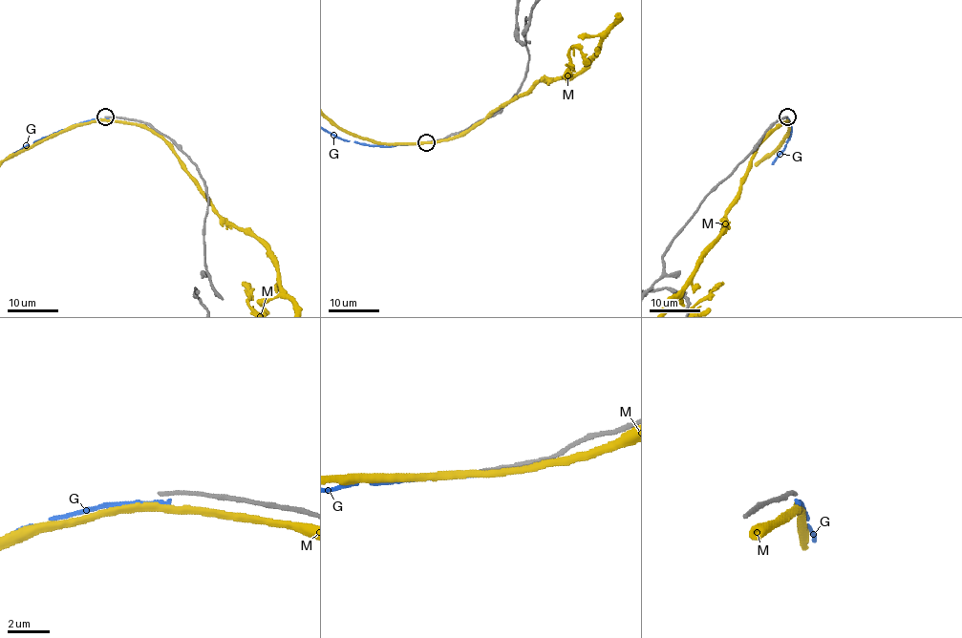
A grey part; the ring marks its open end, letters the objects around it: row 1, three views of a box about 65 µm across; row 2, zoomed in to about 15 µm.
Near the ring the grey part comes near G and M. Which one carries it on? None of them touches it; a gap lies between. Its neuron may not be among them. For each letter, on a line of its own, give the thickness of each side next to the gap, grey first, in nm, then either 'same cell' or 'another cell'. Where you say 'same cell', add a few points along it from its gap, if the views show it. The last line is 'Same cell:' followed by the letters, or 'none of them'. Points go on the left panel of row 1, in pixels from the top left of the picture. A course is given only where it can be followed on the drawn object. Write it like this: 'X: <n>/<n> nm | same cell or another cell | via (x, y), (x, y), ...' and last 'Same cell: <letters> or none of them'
G: 180/240 nm | another cell
M: 180/320 nm | another cell
Same cell: none of them

